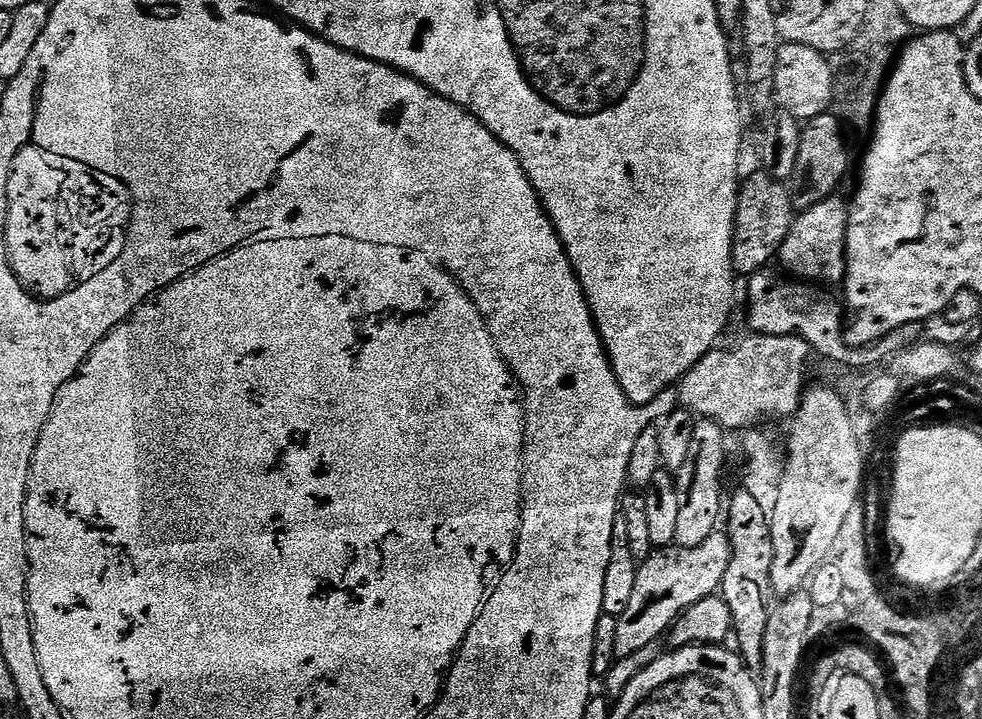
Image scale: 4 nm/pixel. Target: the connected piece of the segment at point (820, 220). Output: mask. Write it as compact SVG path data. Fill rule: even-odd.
M827 198L813 208L805 208L793 219L790 230L782 242L778 253L779 263L784 263L785 273L791 274L797 281L811 282L817 286L839 285L844 279L844 243L848 229L848 209L845 201Z

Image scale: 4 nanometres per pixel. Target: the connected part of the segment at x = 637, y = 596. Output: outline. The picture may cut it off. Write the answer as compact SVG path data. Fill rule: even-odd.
M722 530L712 532L698 546L668 545L653 549L651 555L637 567L629 605L616 619L613 657L616 660L624 659L644 646L659 641L685 609L715 595L731 557L731 544L727 533Z

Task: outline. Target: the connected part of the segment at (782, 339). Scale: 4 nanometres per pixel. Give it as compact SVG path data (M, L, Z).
M748 334L734 348L715 348L703 356L678 382L676 391L679 405L701 419L713 420L726 430L753 429L760 421L770 416L795 415L797 406L806 388L808 360L812 358L810 346L800 337L793 335Z

